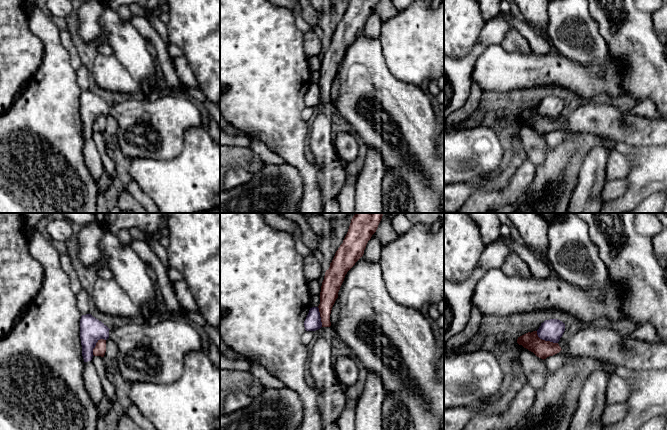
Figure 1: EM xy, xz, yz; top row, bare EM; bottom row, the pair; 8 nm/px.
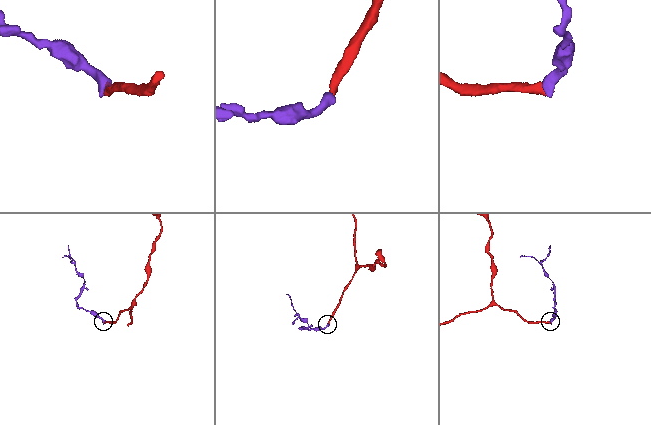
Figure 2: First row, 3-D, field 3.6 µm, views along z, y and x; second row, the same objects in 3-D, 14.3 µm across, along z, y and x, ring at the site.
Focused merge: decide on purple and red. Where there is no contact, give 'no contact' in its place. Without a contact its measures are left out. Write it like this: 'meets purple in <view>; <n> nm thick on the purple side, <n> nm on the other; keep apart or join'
meets purple in yz; 180 nm thick on the purple side, 140 nm on the other; keep apart

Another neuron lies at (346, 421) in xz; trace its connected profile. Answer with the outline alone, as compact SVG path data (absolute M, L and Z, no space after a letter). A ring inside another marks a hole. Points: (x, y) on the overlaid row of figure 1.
M359 398L351 399L336 421L339 430L355 430L356 405Z

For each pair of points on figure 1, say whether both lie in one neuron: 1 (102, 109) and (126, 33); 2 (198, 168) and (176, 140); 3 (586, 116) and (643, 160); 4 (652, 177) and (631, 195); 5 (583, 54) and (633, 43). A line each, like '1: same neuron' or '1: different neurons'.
1: different neurons
2: different neurons
3: different neurons
4: same neuron
5: different neurons

